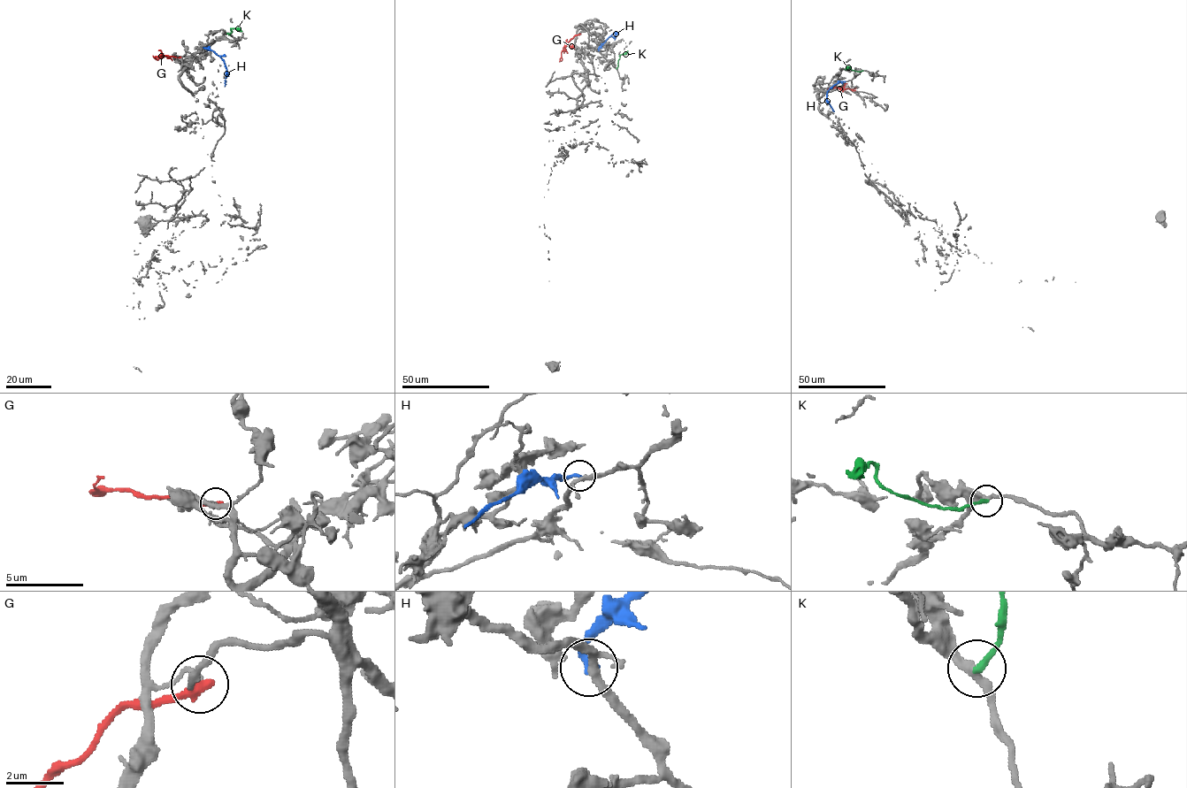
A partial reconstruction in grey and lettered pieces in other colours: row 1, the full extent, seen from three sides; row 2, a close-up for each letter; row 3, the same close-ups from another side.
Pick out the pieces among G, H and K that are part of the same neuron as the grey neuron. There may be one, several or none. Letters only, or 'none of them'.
none of them

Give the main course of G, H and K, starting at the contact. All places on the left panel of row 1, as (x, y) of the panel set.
G: (179, 57), (164, 55), (159, 58), (152, 56)
H: (203, 47), (224, 60), (226, 68), (225, 86)
K: (227, 34), (231, 33), (231, 28), (241, 32)

